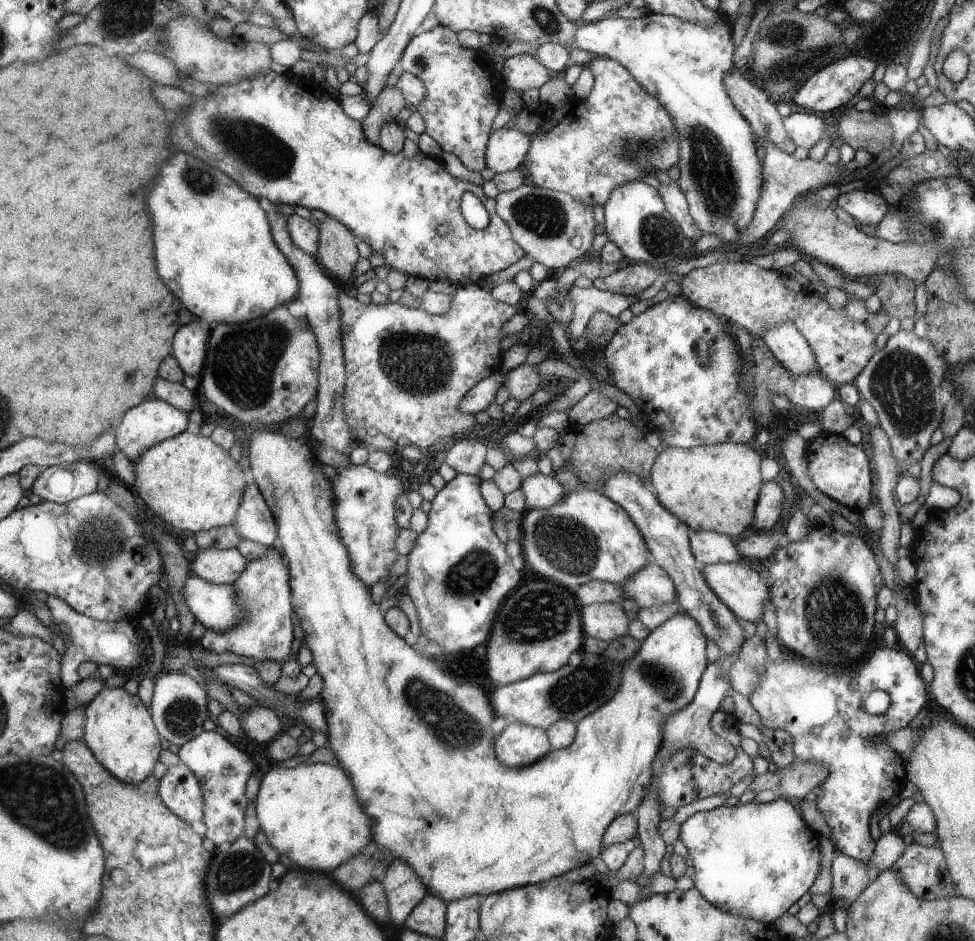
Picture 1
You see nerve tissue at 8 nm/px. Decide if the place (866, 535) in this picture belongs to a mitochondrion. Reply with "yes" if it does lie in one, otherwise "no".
no

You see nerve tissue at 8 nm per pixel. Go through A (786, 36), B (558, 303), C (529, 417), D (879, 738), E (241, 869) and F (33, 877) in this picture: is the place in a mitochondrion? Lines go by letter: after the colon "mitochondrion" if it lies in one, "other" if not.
A: mitochondrion
B: other
C: other
D: other
E: mitochondrion
F: other

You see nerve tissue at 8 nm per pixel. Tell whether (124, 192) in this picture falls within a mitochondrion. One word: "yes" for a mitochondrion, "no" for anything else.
no

